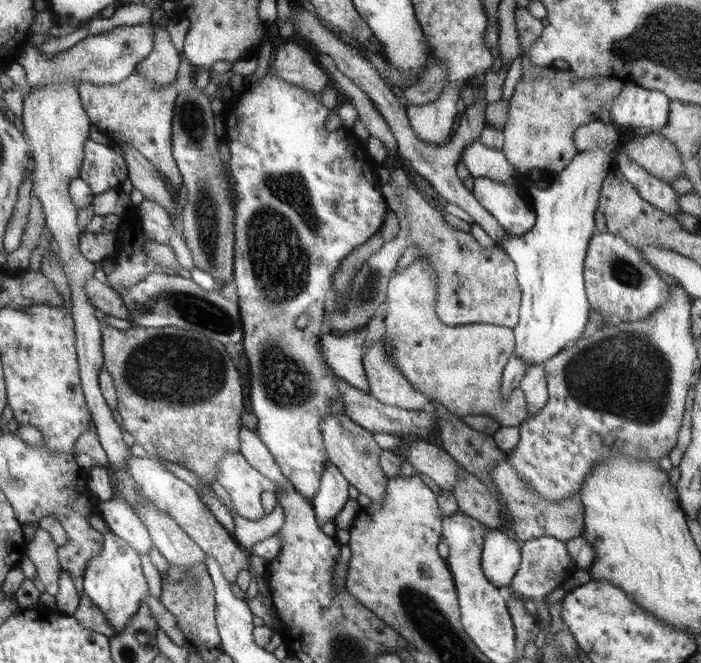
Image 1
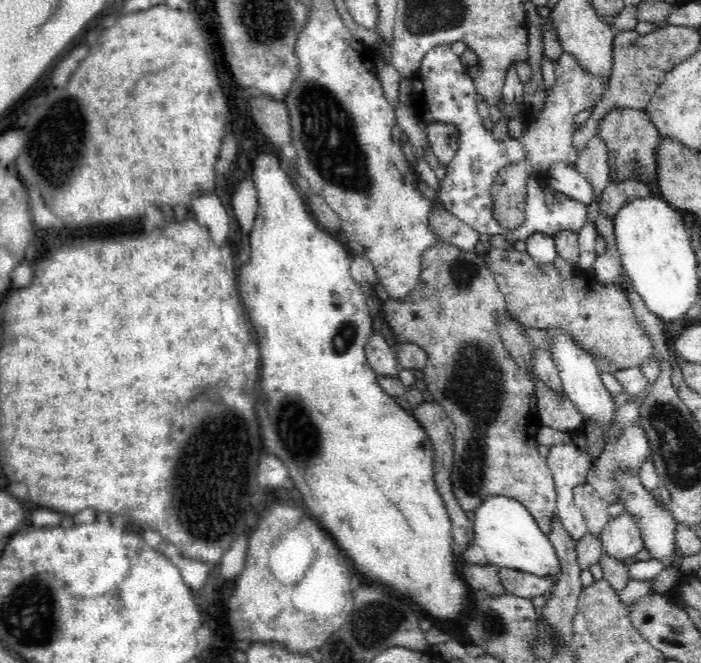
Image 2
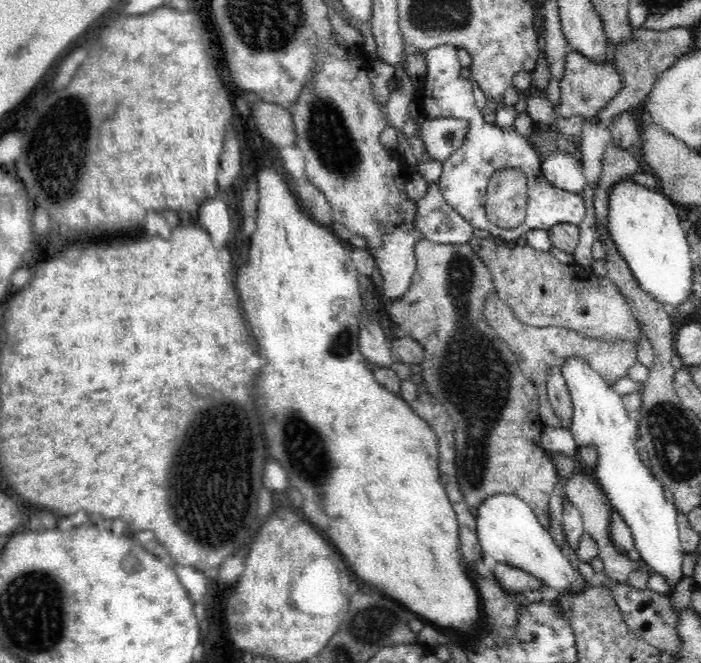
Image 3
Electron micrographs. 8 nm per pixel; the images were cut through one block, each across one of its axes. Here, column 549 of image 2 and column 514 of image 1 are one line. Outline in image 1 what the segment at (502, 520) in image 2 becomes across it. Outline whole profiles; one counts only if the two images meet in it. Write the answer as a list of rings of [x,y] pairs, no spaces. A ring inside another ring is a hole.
[[[485,526],[481,544],[483,576],[507,594],[515,572],[521,566],[521,542],[499,528]]]

